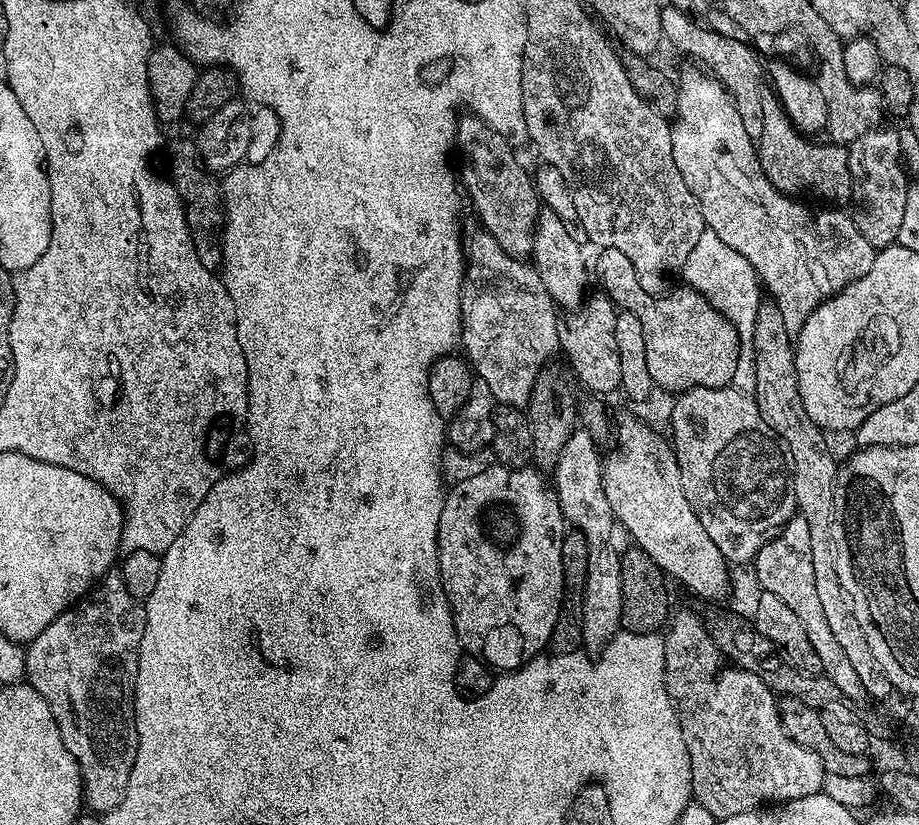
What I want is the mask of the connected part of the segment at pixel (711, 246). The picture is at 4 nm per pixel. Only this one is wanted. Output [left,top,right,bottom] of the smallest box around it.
[682,230,762,393]

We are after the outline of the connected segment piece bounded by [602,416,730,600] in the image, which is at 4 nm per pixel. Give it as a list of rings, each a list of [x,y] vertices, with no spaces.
[[[624,416],[615,421],[616,449],[602,460],[602,486],[615,523],[632,535],[631,543],[658,562],[665,577],[685,584],[696,596],[716,600],[729,595],[729,561],[714,546],[710,534],[695,517],[681,487],[676,453],[648,424]]]

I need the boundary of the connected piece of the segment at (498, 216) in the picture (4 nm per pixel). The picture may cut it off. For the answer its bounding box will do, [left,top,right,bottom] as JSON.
[455,114,542,248]

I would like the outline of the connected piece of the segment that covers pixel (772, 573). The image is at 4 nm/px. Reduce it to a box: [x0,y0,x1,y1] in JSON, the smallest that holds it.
[754,519,838,644]

